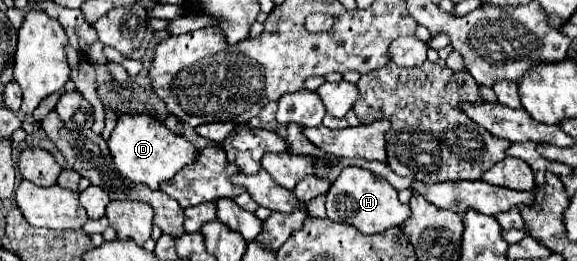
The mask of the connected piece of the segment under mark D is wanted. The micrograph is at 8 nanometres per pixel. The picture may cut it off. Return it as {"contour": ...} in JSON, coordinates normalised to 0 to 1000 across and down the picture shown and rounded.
{"contour":[[[215,437],[187,536],[191,590],[211,674],[236,705],[253,705],[260,728],[277,728],[277,705],[302,682],[322,628],[333,628],[343,575],[319,529],[295,506],[256,437]]]}

